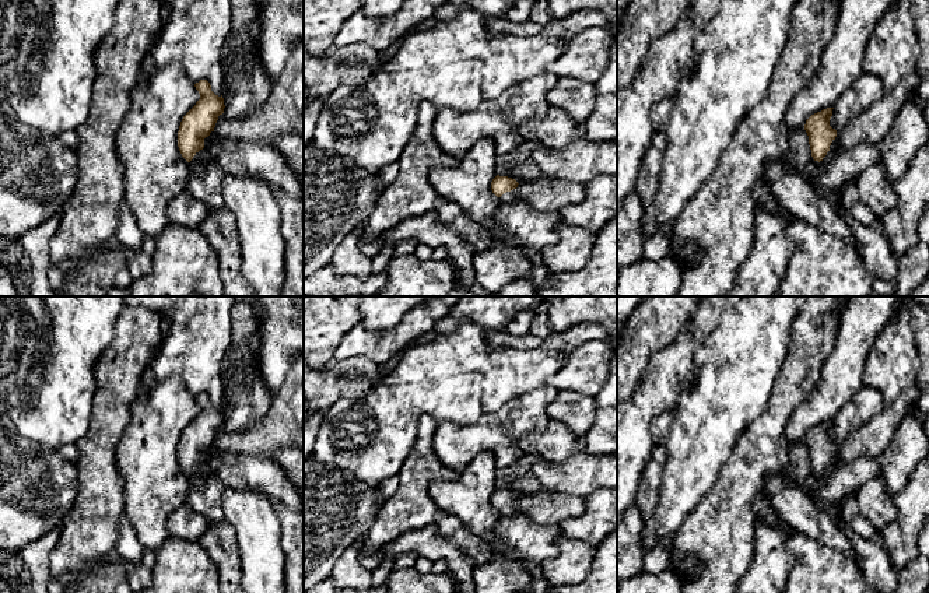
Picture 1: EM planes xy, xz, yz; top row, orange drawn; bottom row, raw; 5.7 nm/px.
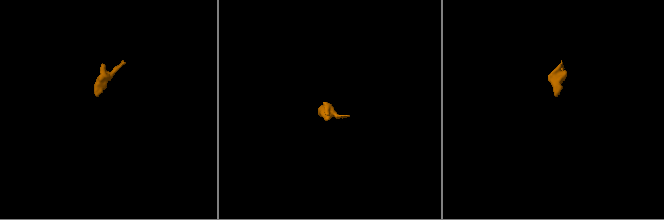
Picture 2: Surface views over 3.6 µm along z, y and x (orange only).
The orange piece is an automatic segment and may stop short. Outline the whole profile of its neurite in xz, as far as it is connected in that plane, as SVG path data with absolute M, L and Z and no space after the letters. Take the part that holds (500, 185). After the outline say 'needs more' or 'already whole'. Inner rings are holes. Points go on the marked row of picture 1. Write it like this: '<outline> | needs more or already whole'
M497 175L491 182L491 190L502 204L509 204L519 201L516 192L518 185L519 183L512 178Z | needs more

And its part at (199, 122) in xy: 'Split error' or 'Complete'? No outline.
Split error

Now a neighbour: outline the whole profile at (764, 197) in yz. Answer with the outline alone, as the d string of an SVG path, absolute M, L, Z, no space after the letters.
M764 180L754 186L754 203L757 208L765 208L778 214L782 213L782 206L775 199L770 185Z

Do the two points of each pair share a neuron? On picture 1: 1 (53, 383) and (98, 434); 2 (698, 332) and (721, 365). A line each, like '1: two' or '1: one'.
1: two
2: two

